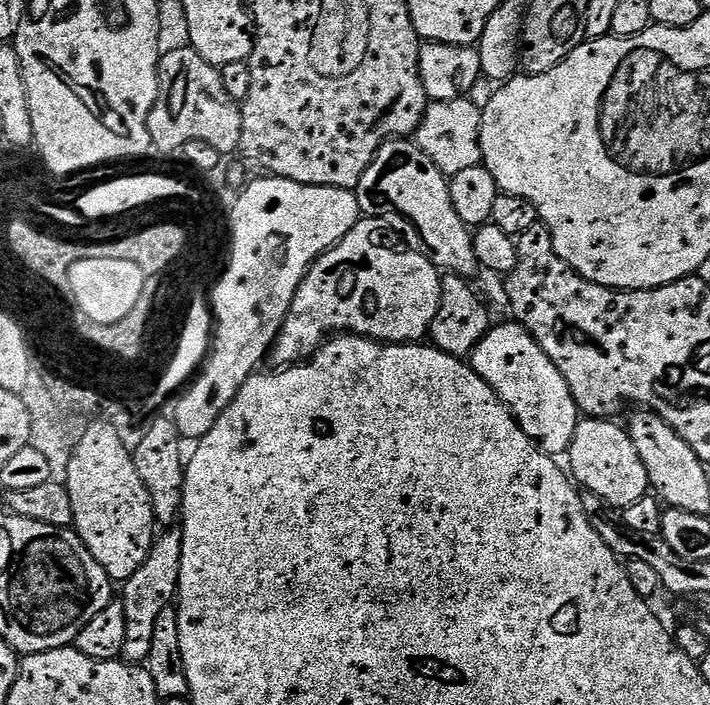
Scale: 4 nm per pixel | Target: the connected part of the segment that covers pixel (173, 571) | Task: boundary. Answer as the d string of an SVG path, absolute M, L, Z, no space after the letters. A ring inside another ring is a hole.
M161 531L153 539L152 549L146 562L142 562L142 566L138 566L138 574L123 581L122 603L126 610L126 643L122 646L120 659L126 664L140 666L147 661L150 646L154 643L154 626L158 623L158 617L161 616L162 610L166 610L177 599L180 591L183 541L183 531Z

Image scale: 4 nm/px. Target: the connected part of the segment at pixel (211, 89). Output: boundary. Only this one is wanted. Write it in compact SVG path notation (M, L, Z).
M172 48L163 53L160 58L160 89L154 110L148 119L148 129L152 139L153 149L160 152L179 153L188 142L201 141L209 143L214 150L221 154L236 152L240 147L242 138L242 107L241 101L230 98L226 90L226 82L222 82L220 69L215 68L210 62L206 62L191 48Z

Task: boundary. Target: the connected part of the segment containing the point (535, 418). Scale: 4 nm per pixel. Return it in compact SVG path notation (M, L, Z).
M518 323L489 327L488 333L470 354L472 369L488 383L490 390L512 411L522 430L547 456L560 458L574 442L574 430L582 413L562 378L562 370L550 362L546 350Z

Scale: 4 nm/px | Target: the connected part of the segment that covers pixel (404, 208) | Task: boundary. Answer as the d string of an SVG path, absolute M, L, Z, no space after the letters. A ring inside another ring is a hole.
M397 138L382 145L354 191L361 213L386 222L411 251L420 252L445 273L472 278L481 271L472 245L473 233L454 210L448 181L449 177L440 172L416 142Z

